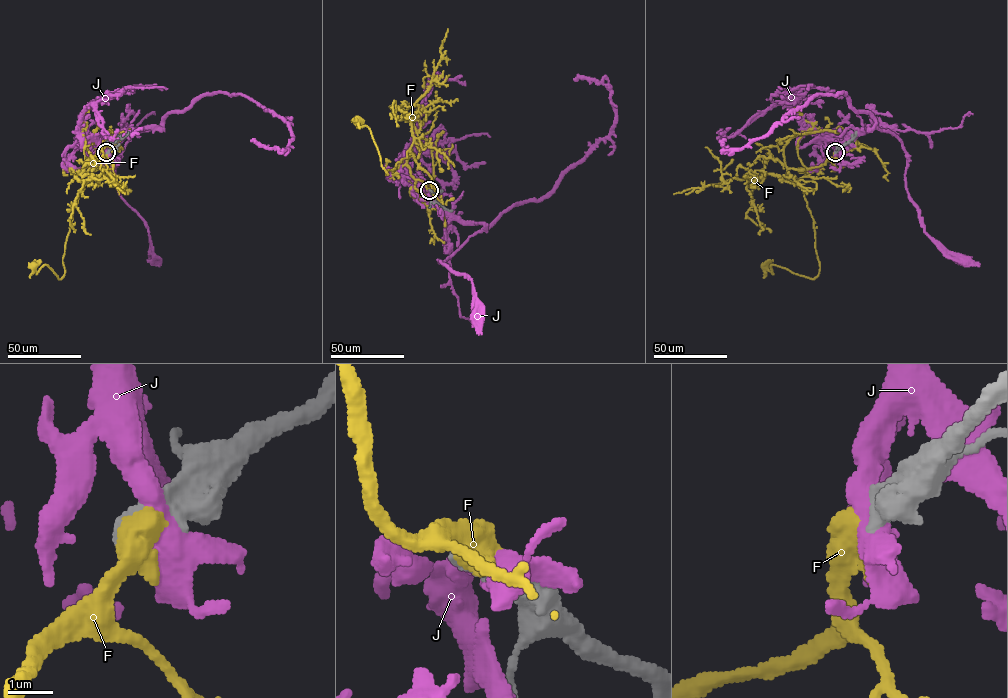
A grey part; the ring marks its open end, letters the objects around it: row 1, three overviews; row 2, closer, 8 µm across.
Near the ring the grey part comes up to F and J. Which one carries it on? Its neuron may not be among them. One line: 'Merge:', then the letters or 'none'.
Merge: F

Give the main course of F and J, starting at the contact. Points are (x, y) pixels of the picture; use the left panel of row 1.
F: (106, 152), (83, 169), (96, 169), (73, 209), (64, 275), (59, 279), (44, 264), (36, 273), (33, 265)
J: (107, 152), (105, 141), (114, 135), (161, 129), (135, 134), (115, 173), (117, 192), (146, 227), (154, 261)

